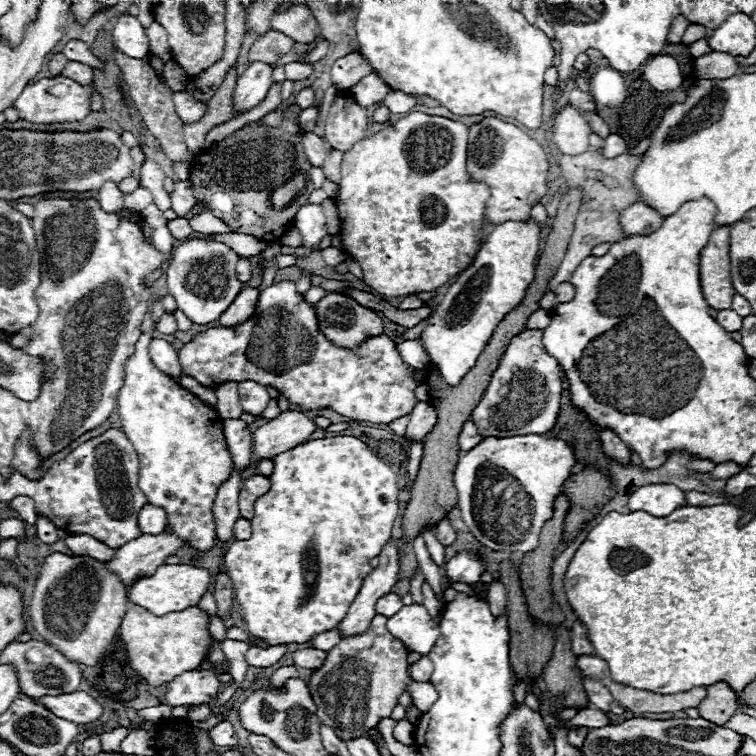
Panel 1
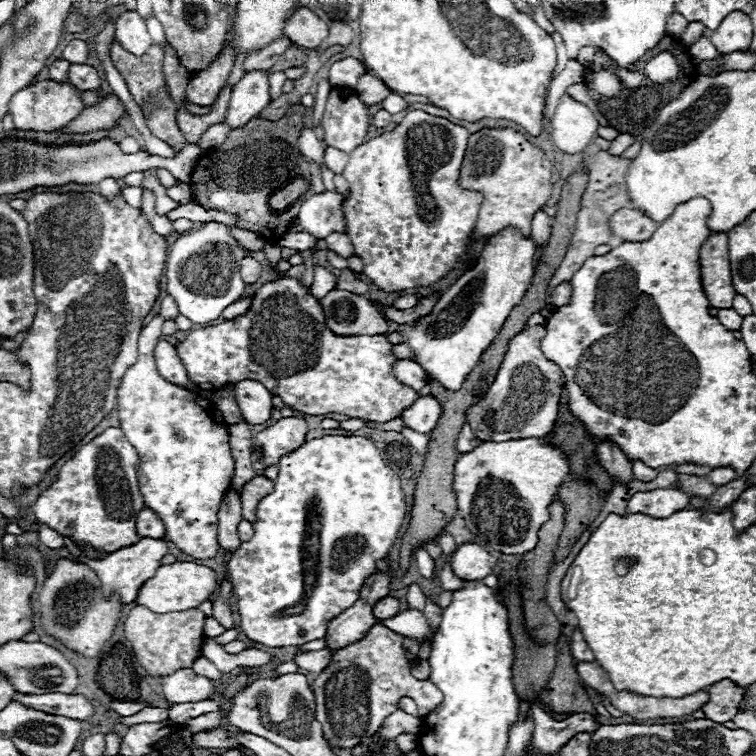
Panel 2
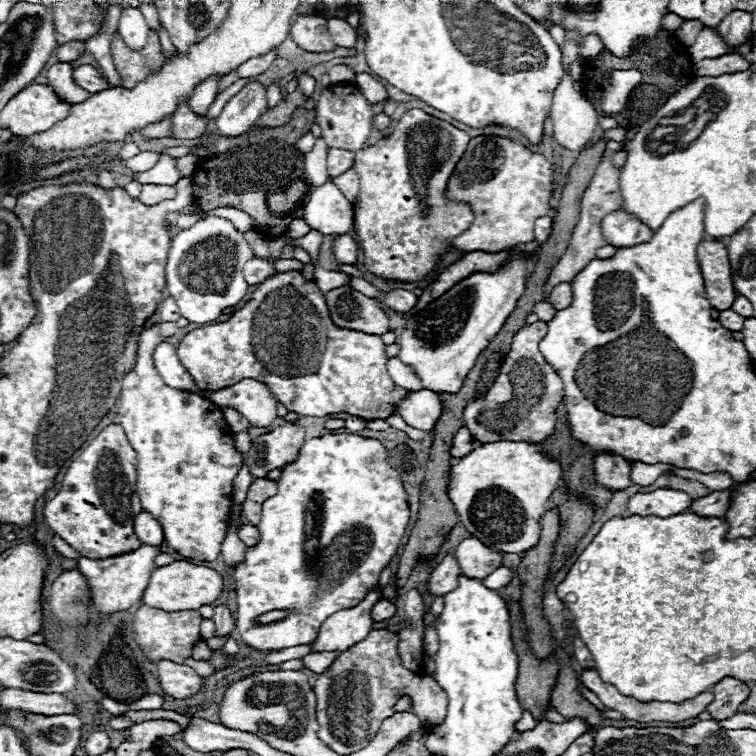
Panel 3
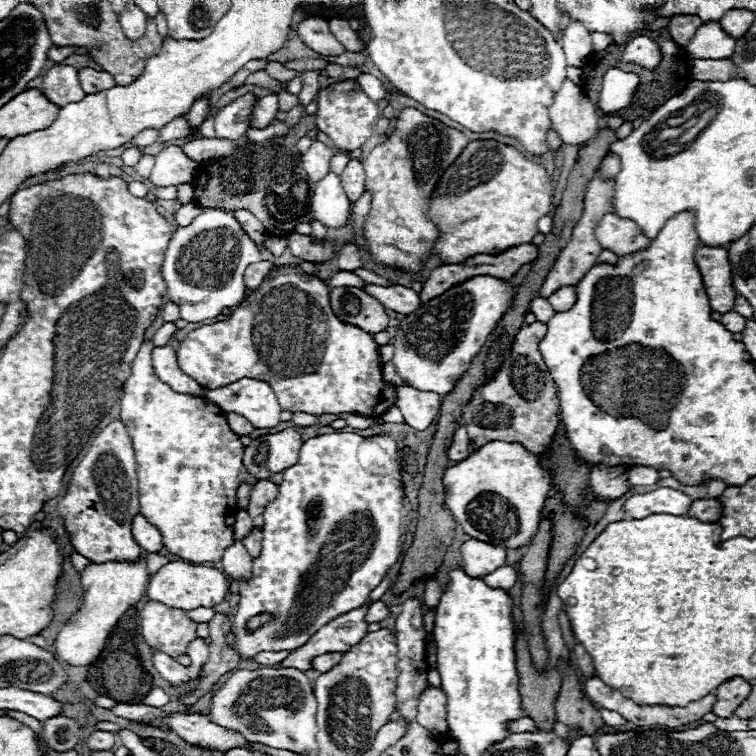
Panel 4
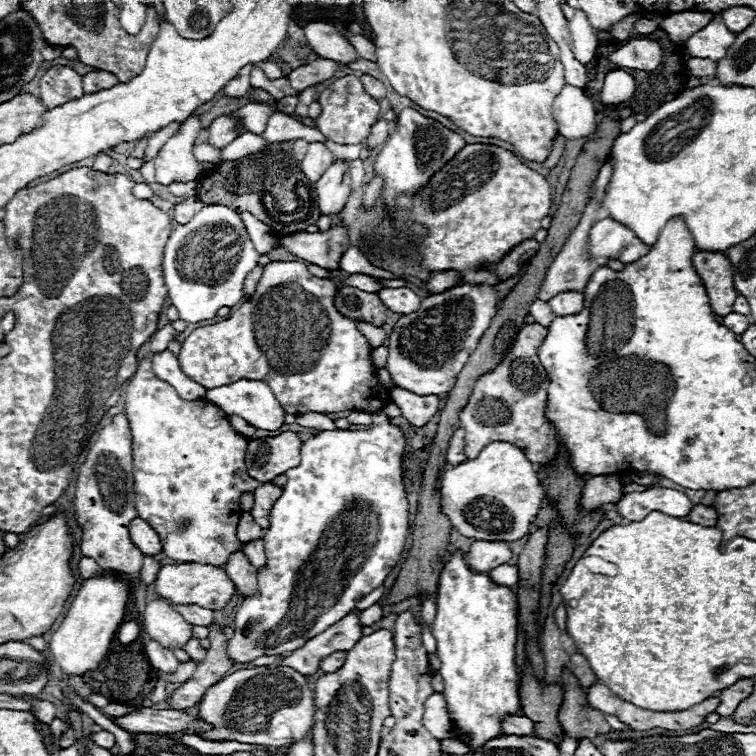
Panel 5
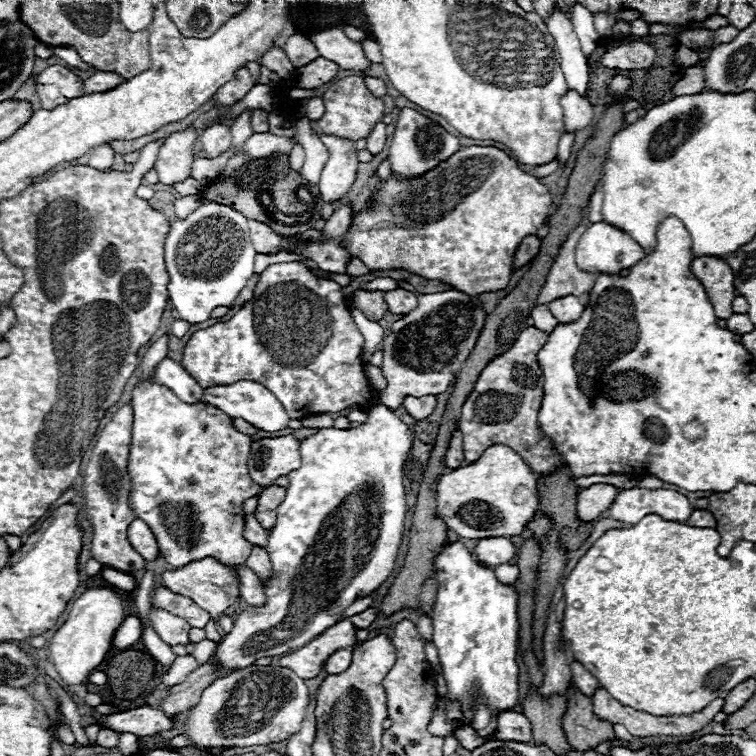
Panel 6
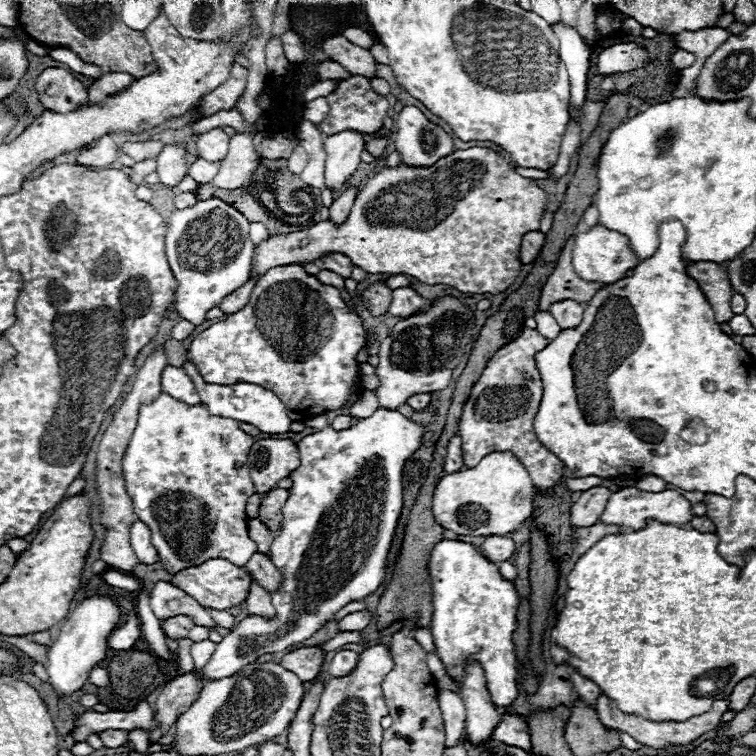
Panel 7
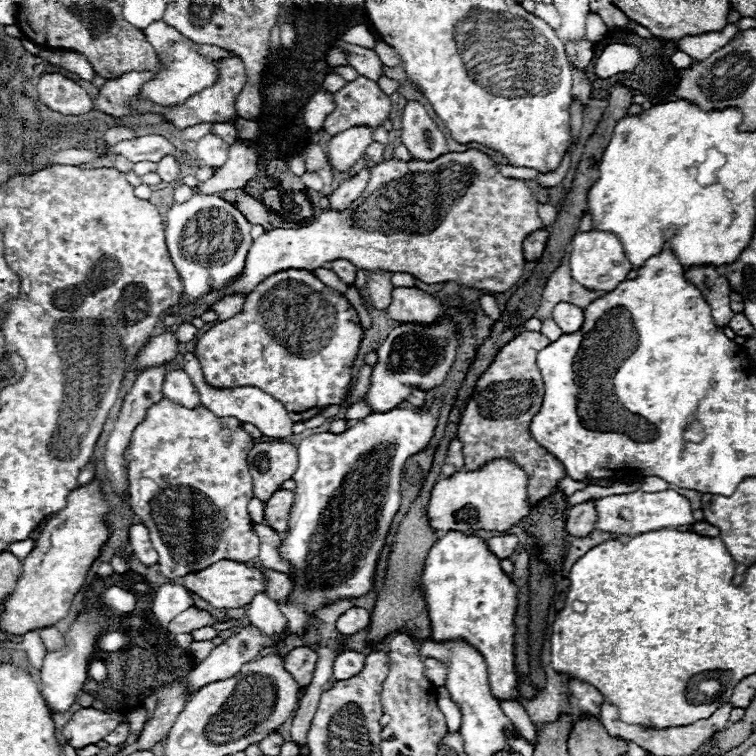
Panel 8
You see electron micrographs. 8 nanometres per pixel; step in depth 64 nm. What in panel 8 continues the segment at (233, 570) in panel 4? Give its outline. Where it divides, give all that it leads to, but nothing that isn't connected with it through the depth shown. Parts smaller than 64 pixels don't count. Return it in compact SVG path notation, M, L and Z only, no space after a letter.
M264 592L256 594L254 600L248 604L248 620L268 634L280 632L286 626L284 614L278 610L276 602L270 600Z

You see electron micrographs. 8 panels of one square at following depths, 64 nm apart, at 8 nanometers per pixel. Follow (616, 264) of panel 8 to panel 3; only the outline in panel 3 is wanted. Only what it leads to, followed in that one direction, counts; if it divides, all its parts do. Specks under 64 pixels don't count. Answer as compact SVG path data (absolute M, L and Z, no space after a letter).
M616 210L602 220L602 232L608 244L618 246L636 246L648 242L652 238L652 230L634 214L626 214L626 210Z

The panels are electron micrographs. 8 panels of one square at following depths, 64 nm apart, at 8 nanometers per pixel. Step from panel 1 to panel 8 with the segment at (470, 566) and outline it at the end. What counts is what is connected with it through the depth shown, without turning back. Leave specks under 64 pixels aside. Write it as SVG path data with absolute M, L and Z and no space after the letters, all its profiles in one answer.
M504 534L504 536L490 538L490 540L486 542L486 546L488 546L488 550L490 550L496 558L504 560L504 558L510 558L510 556L514 554L514 550L516 550L516 546L518 546L518 538L512 536L512 534Z

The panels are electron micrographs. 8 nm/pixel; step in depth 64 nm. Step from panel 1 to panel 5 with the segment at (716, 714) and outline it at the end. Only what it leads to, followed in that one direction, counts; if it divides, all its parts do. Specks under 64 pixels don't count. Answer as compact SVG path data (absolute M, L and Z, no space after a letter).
M742 678L734 686L728 686L718 696L720 698L720 704L718 704L716 714L720 714L720 716L732 716L734 710L738 708L738 704L742 700L746 700L752 694L752 690L754 690L754 682L748 680L748 678Z

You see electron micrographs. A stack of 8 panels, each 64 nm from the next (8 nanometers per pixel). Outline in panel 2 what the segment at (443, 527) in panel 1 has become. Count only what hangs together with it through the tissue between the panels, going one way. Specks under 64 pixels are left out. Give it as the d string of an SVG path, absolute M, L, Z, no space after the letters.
M442 530L442 532L438 534L438 544L442 546L442 550L444 550L444 554L446 554L446 556L450 556L450 552L454 552L454 550L456 550L454 536L450 536L446 530Z

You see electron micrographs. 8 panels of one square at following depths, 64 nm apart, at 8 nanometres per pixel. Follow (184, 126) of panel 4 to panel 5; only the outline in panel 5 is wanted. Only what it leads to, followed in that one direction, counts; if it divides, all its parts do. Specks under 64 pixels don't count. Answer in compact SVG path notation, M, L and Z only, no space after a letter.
M170 122L170 126L164 126L162 130L158 130L158 132L148 140L148 148L146 148L142 160L152 160L152 158L158 154L158 150L180 130L180 126L182 126L180 122Z

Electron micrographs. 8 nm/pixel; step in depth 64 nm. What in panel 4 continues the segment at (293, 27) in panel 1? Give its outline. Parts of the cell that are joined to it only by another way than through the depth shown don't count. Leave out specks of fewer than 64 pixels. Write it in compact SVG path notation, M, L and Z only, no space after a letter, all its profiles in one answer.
M306 18L296 24L296 36L306 48L324 56L338 56L346 52L344 46L332 36L328 22L322 18Z

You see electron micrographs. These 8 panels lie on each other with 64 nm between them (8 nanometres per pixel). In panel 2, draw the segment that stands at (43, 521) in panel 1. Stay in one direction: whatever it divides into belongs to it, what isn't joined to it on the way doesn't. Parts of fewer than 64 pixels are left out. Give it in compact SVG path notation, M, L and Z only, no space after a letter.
M42 524L42 526L40 526L38 536L40 536L42 544L44 544L44 546L48 546L48 548L60 548L60 546L64 546L62 536L60 536L56 530L50 530L46 524Z

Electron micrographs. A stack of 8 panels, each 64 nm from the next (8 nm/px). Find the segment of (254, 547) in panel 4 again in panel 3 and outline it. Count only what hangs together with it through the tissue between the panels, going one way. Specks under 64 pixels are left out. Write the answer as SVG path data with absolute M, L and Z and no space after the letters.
M246 524L246 526L242 526L242 528L238 530L238 536L242 538L242 542L244 542L246 546L254 546L254 544L258 542L258 528L252 526L252 524Z

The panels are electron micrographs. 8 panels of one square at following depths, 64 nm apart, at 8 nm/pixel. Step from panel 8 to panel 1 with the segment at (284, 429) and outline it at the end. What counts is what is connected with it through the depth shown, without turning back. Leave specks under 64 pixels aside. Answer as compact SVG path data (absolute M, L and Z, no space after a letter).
M254 380L240 382L238 384L238 394L240 394L240 404L242 404L244 412L250 412L250 414L260 414L270 400L266 386L262 386Z

